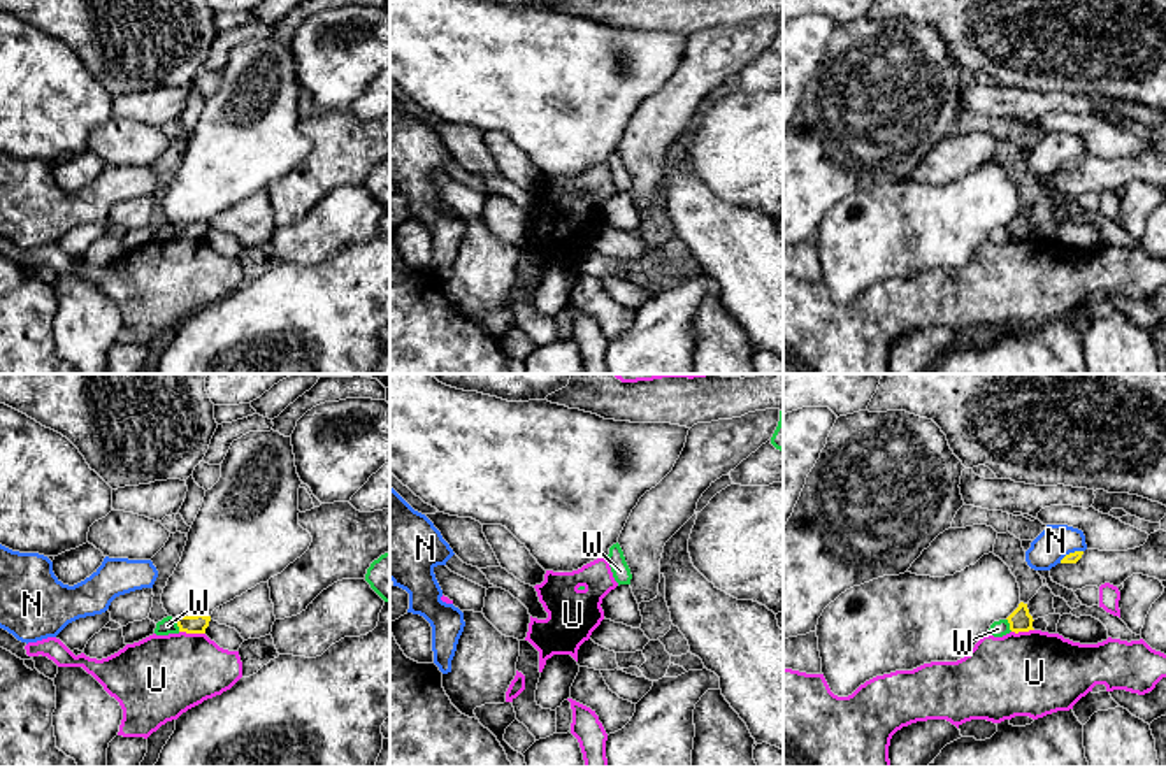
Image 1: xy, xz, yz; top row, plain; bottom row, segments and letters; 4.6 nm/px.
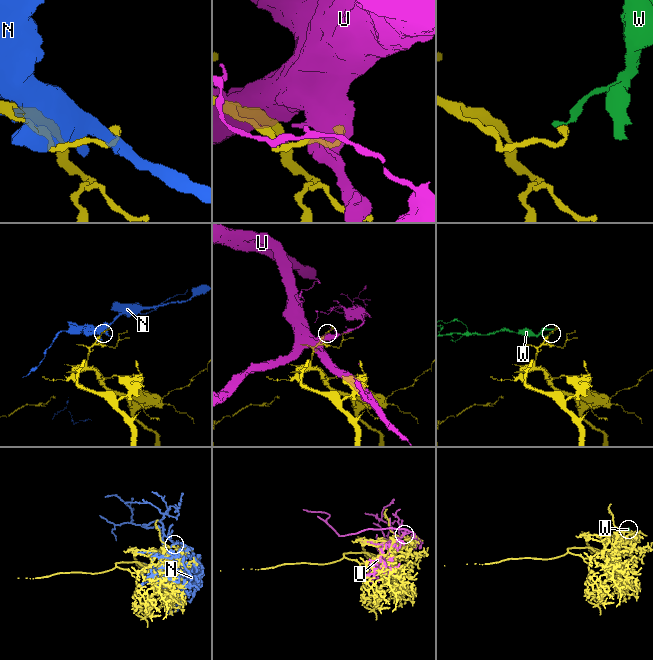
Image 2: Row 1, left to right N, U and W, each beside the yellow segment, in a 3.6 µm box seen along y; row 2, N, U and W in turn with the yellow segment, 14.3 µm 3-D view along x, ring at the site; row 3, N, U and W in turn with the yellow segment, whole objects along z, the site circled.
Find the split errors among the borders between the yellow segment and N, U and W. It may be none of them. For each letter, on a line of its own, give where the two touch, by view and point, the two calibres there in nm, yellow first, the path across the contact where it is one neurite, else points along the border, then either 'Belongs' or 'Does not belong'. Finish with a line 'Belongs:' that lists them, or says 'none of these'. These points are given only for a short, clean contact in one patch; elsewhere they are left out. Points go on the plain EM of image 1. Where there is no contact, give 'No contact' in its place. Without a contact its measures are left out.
N: Touches yellow at yz (1070, 160). Thickness 50 nm (yellow) against 160 nm. Does not belong
U: Touches yellow at xy (192, 239). Thickness 80 nm (yellow) against 380 nm. Does not belong
W: Touches yellow at xy (178, 232). Thickness 80 nm (yellow) against 80 nm. Boundary: xy (172, 225), (179, 237). Does not belong
Belongs: none of these

